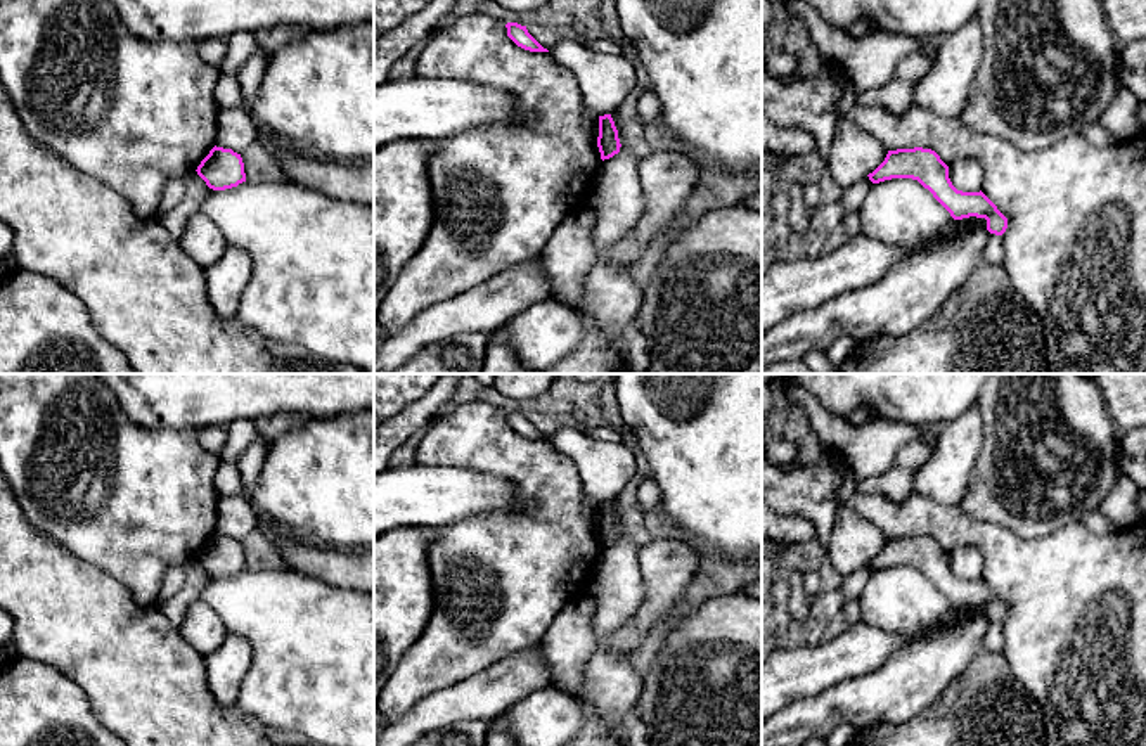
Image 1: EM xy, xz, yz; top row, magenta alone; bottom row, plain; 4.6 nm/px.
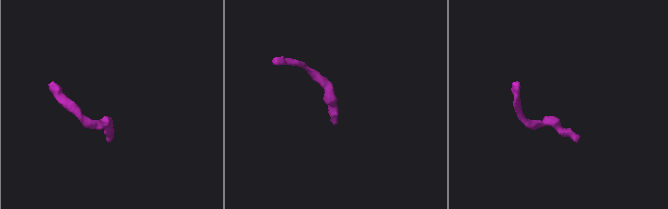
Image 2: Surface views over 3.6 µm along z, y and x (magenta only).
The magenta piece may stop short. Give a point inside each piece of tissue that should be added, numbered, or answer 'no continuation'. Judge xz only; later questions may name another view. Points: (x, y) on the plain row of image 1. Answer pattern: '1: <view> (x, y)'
no continuation

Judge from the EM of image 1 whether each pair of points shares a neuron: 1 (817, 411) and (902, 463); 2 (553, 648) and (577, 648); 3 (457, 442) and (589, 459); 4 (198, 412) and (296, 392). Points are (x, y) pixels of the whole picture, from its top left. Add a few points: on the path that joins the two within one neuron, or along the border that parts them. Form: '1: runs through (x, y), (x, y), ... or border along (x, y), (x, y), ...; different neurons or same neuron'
1: border along (933, 445), (913, 438), (882, 473), (861, 480); different neurons
2: runs through (558, 648), (572, 648); same neuron
3: border along (547, 440), (573, 463), (585, 492); different neurons
4: runs through (222, 392), (272, 392); same neuron

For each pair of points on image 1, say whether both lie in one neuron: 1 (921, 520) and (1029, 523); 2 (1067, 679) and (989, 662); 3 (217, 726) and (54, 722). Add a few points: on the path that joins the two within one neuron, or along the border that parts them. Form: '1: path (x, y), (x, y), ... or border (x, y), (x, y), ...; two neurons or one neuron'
1: border (958, 506), (977, 520), (992, 521), (1022, 537); two neurons
2: border (1001, 651), (1011, 672), (1036, 698); two neurons
3: border (80, 689), (89, 700), (90, 712), (106, 727); two neurons

